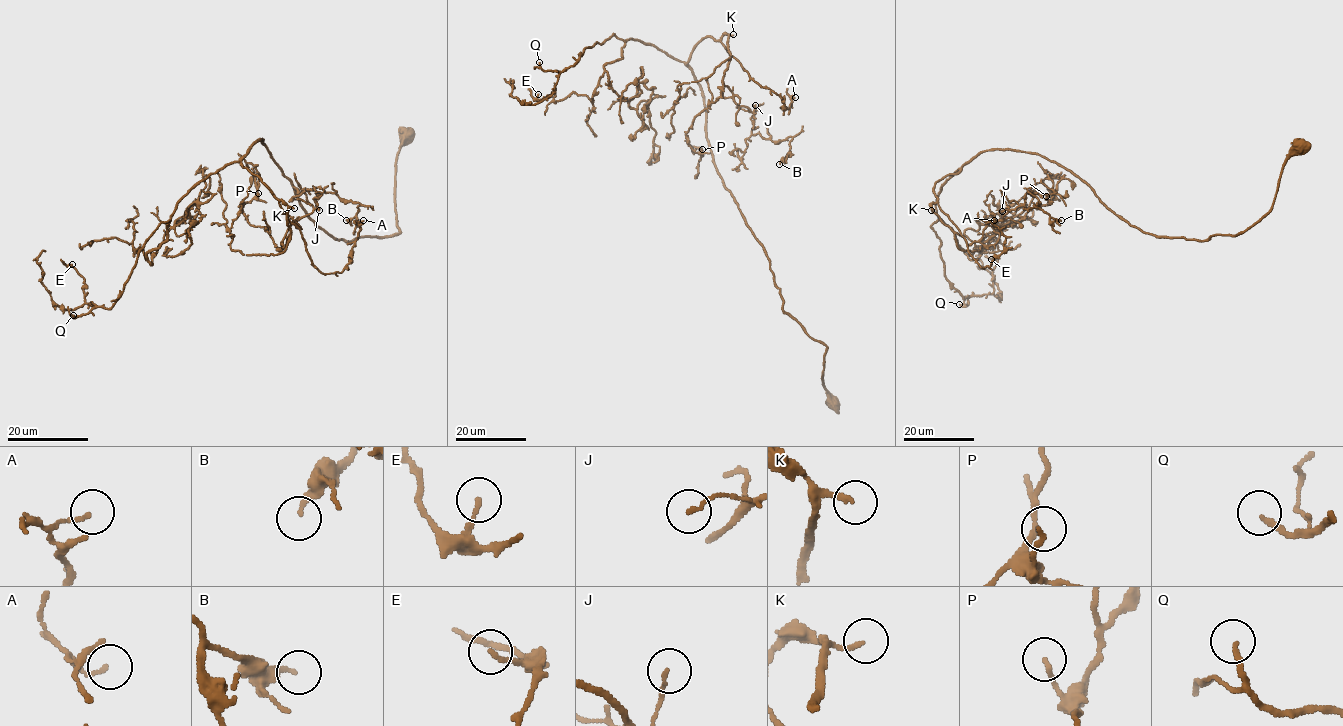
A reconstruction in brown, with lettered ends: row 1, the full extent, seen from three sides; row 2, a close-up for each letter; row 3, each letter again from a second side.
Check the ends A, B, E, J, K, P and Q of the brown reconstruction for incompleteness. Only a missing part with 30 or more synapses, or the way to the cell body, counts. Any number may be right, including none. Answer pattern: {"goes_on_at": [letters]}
{"goes_on_at": ["K", "Q"]}

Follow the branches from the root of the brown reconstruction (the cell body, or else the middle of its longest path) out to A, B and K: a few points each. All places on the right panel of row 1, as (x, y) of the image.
A: (1297, 147), (1238, 234), (1142, 232), (1010, 149), (933, 188), (982, 267), (1003, 250), (994, 220)
B: (1297, 147), (1264, 216), (1203, 241), (1142, 232), (1037, 154), (933, 188), (968, 244), (1027, 192), (1061, 220)
K: (1297, 147), (1264, 216), (1203, 241), (1142, 232), (1069, 171), (1010, 149), (939, 179), (931, 210)

